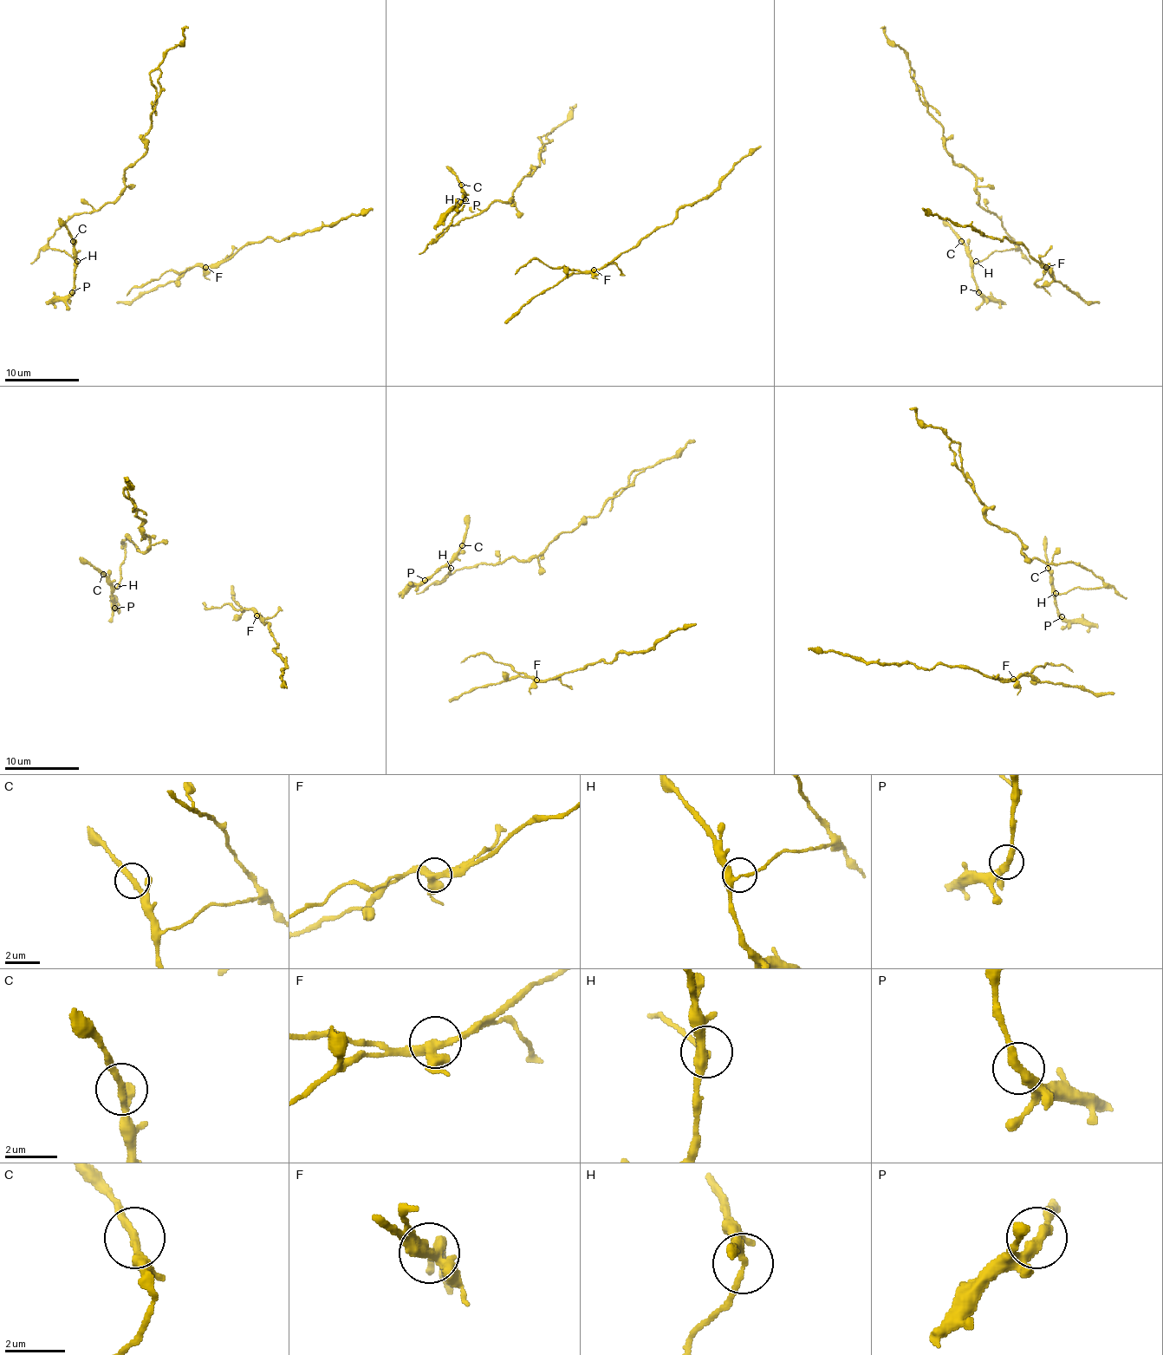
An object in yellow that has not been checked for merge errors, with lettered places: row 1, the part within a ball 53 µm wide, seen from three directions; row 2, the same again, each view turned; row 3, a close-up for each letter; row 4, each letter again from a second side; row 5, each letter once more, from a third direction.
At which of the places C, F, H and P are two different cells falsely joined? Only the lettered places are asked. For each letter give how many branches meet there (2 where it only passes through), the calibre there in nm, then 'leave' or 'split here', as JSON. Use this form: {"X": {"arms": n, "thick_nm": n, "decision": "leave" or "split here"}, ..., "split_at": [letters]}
{"C": {"arms": 2, "thick_nm": 260, "decision": "leave"}, "F": {"arms": 3, "thick_nm": 320, "decision": "split here"}, "H": {"arms": 3, "thick_nm": 280, "decision": "split here"}, "P": {"arms": 2, "thick_nm": 360, "decision": "leave"}, "split_at": ["F", "H"]}

